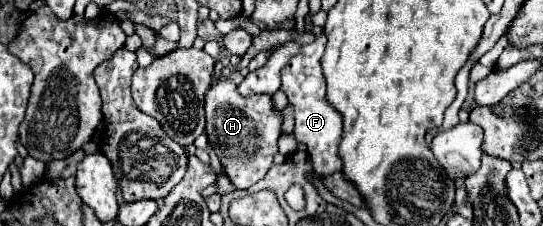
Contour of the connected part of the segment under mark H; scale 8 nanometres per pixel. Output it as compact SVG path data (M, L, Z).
M217 80L205 94L205 116L209 146L219 156L231 184L243 190L259 182L269 166L273 166L273 156L279 152L277 140L281 138L283 116L273 108L273 98L269 94L241 96L237 84L231 80Z

